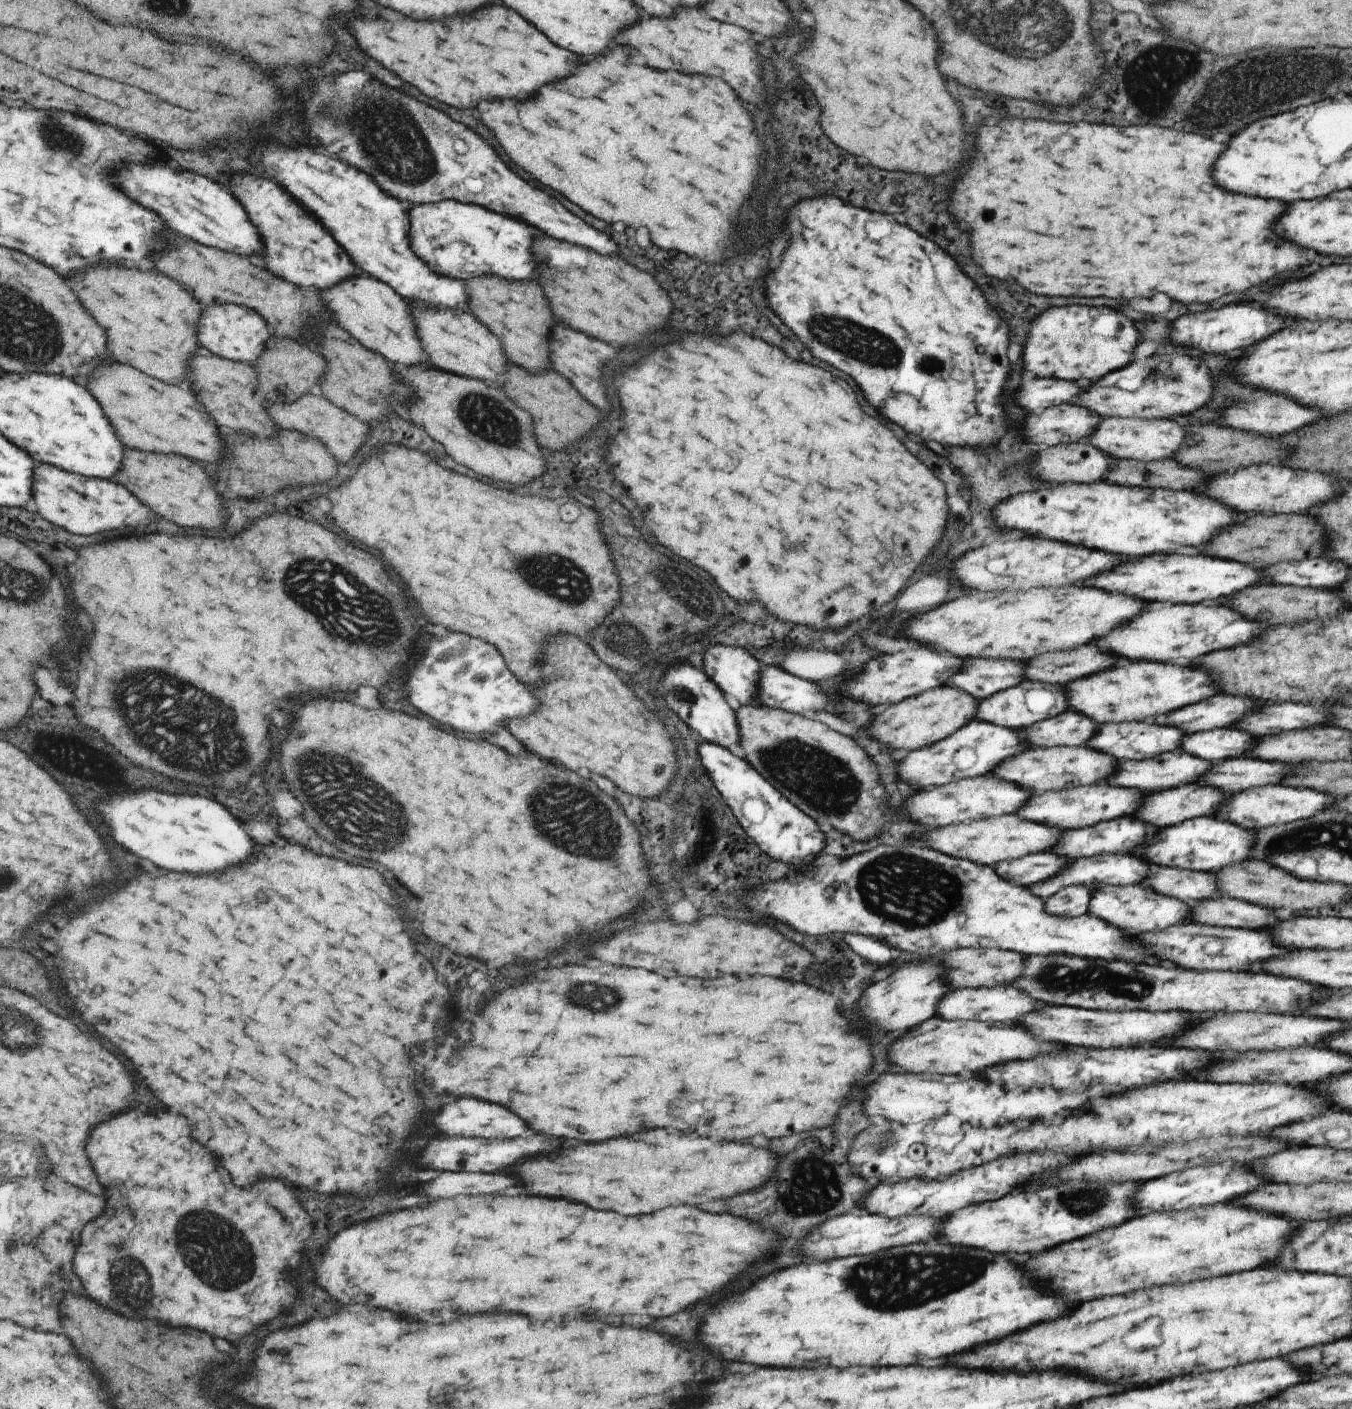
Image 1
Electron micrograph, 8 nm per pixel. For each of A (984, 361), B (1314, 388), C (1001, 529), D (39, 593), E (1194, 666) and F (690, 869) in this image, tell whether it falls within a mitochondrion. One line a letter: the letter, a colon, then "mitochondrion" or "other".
A: other
B: other
C: other
D: mitochondrion
E: other
F: mitochondrion

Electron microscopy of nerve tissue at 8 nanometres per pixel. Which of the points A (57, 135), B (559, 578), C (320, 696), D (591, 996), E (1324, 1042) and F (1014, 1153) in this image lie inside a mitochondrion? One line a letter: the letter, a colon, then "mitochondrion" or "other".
A: mitochondrion
B: mitochondrion
C: other
D: mitochondrion
E: other
F: other

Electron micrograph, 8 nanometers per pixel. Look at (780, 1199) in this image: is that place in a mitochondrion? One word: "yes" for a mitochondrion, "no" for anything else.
yes

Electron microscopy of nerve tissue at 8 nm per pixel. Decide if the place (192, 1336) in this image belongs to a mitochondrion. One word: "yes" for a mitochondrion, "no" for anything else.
no

